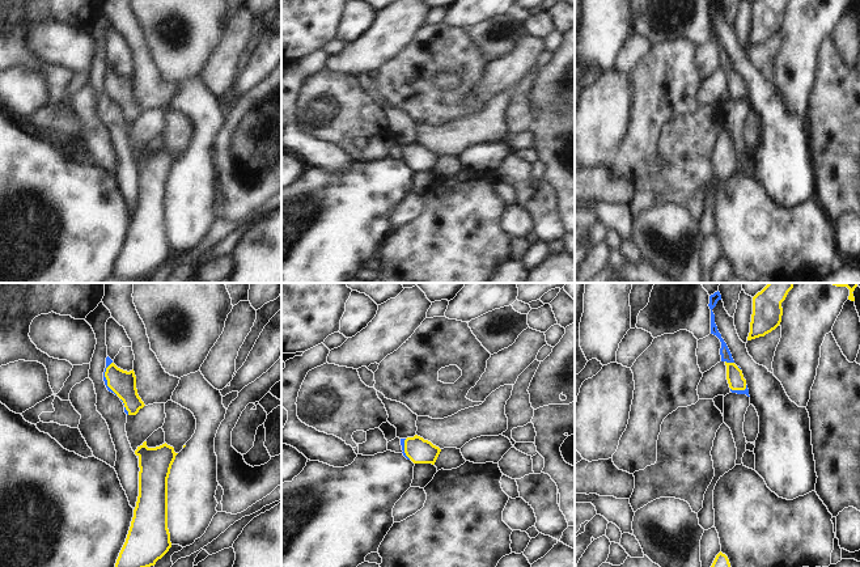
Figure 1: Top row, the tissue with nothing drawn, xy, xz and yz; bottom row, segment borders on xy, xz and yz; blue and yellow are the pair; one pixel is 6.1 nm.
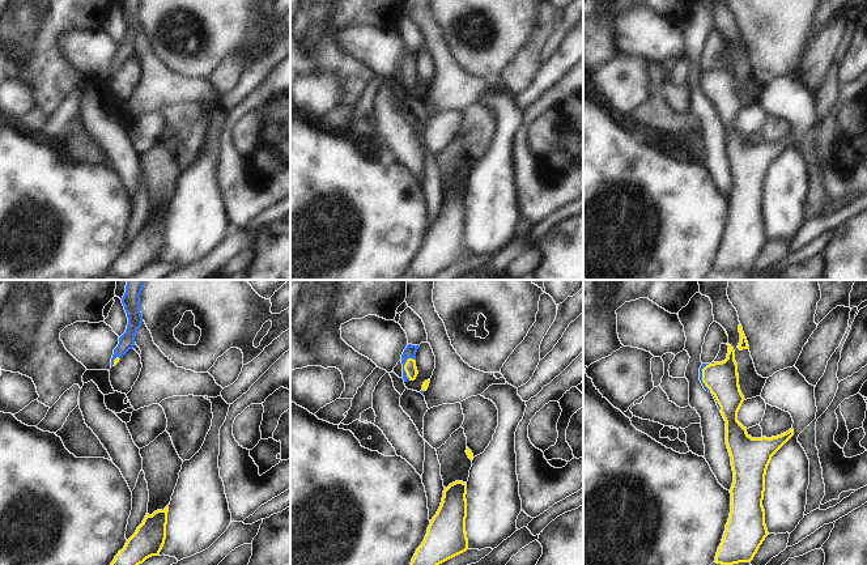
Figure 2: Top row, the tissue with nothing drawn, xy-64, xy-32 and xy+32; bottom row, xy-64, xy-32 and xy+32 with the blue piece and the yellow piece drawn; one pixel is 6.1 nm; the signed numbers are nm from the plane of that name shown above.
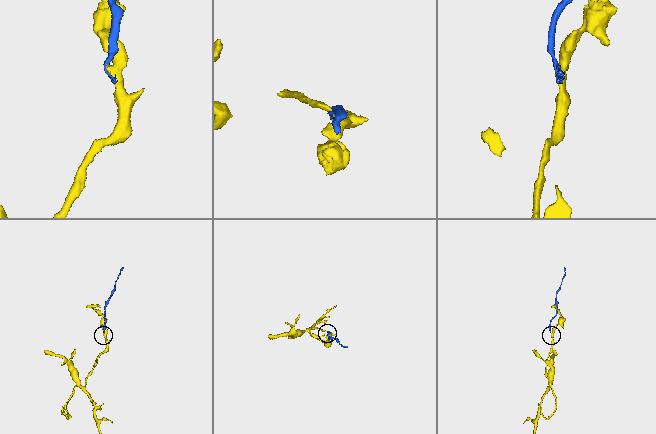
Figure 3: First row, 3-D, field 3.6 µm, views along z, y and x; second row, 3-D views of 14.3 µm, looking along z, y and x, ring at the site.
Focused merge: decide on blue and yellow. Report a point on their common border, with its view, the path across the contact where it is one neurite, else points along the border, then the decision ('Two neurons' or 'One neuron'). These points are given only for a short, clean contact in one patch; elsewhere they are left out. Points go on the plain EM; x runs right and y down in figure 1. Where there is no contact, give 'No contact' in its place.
Touches blue at xy (105, 85). Path across: xy (109, 67), (105, 85), (115, 85), (123, 91). One neuron.

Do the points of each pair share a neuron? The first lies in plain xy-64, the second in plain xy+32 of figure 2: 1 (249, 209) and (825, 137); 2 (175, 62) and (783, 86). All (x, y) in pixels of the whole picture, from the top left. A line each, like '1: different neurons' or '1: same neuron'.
1: same neuron
2: different neurons

